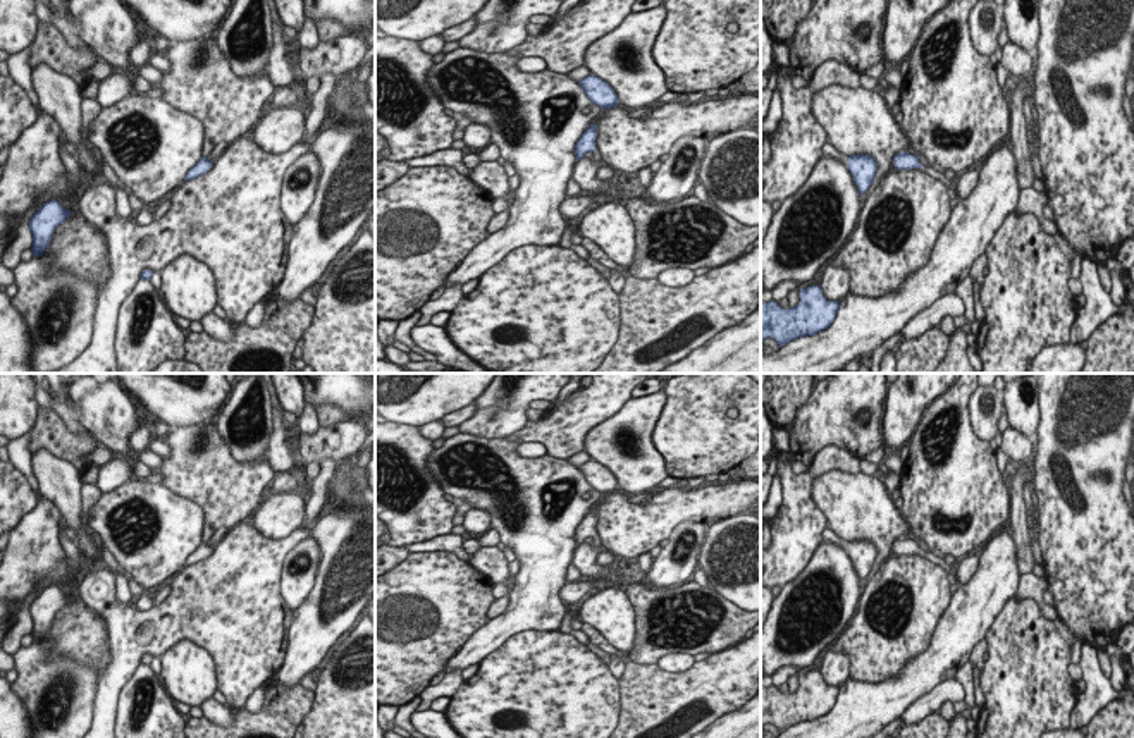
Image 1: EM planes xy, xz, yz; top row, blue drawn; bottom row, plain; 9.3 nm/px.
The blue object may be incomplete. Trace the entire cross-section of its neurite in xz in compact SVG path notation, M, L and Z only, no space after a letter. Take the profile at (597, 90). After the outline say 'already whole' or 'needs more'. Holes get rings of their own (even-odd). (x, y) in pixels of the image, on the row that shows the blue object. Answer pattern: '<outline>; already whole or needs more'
M587 76L580 79L578 84L585 91L587 98L601 108L613 108L619 105L614 89L604 79Z; already whole

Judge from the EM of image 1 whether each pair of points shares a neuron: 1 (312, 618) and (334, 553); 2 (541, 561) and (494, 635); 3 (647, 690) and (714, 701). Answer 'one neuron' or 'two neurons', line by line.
1: one neuron
2: one neuron
3: one neuron

